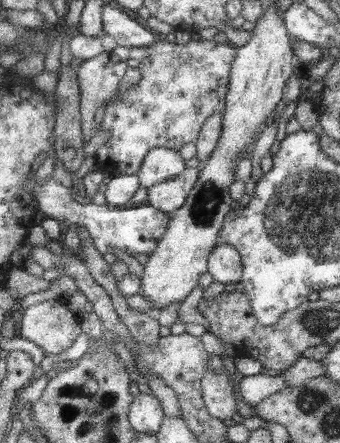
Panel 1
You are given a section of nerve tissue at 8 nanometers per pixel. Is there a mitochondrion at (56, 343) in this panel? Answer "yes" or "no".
no

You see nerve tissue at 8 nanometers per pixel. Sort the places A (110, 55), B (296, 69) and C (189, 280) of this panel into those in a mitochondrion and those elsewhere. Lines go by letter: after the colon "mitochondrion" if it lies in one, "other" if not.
A: other
B: other
C: other

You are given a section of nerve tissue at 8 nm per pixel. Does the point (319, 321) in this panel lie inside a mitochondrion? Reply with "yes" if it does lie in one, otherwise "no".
yes

